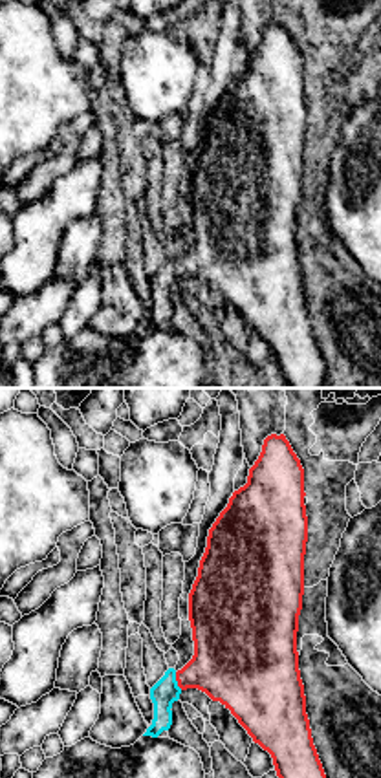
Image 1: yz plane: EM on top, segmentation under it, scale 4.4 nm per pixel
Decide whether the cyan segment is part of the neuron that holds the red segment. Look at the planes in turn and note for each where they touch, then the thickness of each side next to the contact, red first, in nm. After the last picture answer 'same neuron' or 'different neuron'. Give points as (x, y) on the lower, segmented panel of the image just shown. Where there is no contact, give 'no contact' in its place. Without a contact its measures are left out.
meets red at (176, 680); 340 nm thick on the red side, 110 nm on the other

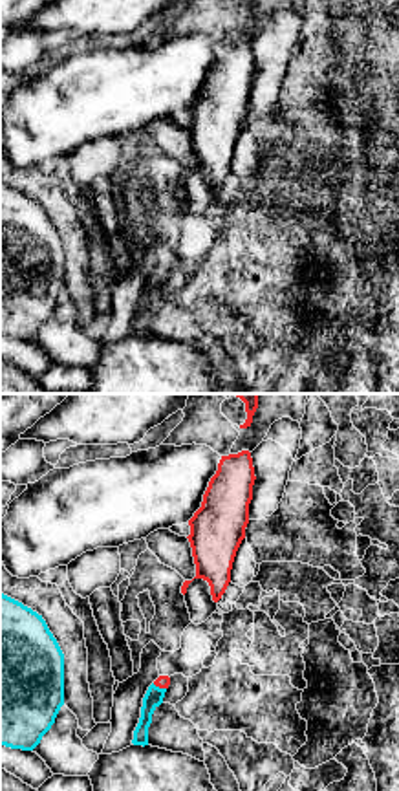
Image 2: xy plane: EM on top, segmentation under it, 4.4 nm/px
meets red at (160, 687); 60 nm thick on the red side, 80 nm on the other

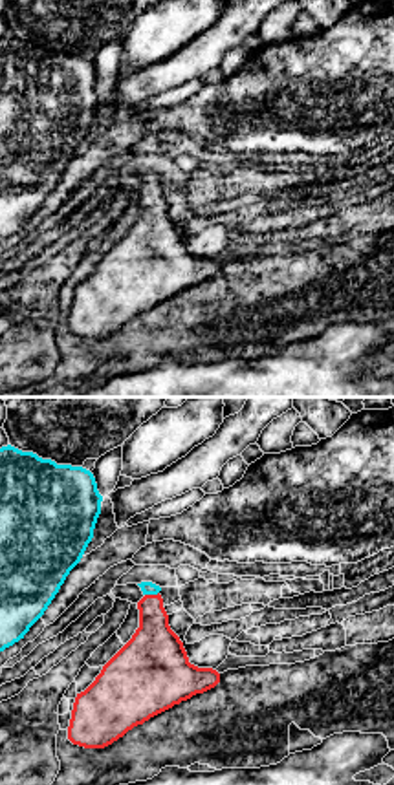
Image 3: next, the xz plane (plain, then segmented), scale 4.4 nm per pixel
meets red at (151, 595); 240 nm thick on the red side, 60 nm on the other

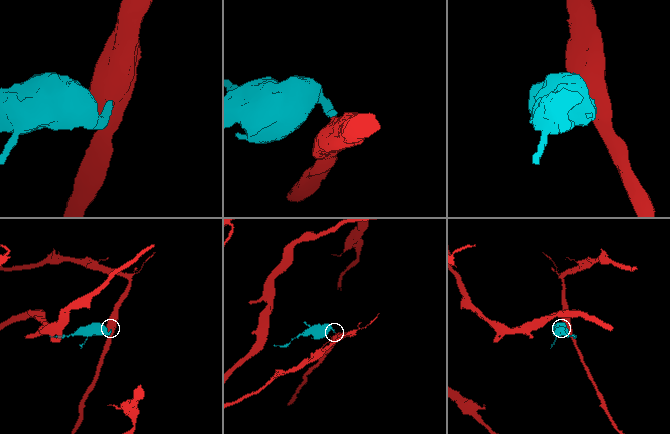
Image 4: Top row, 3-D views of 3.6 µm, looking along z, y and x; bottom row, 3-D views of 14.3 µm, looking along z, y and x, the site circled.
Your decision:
same neuron

